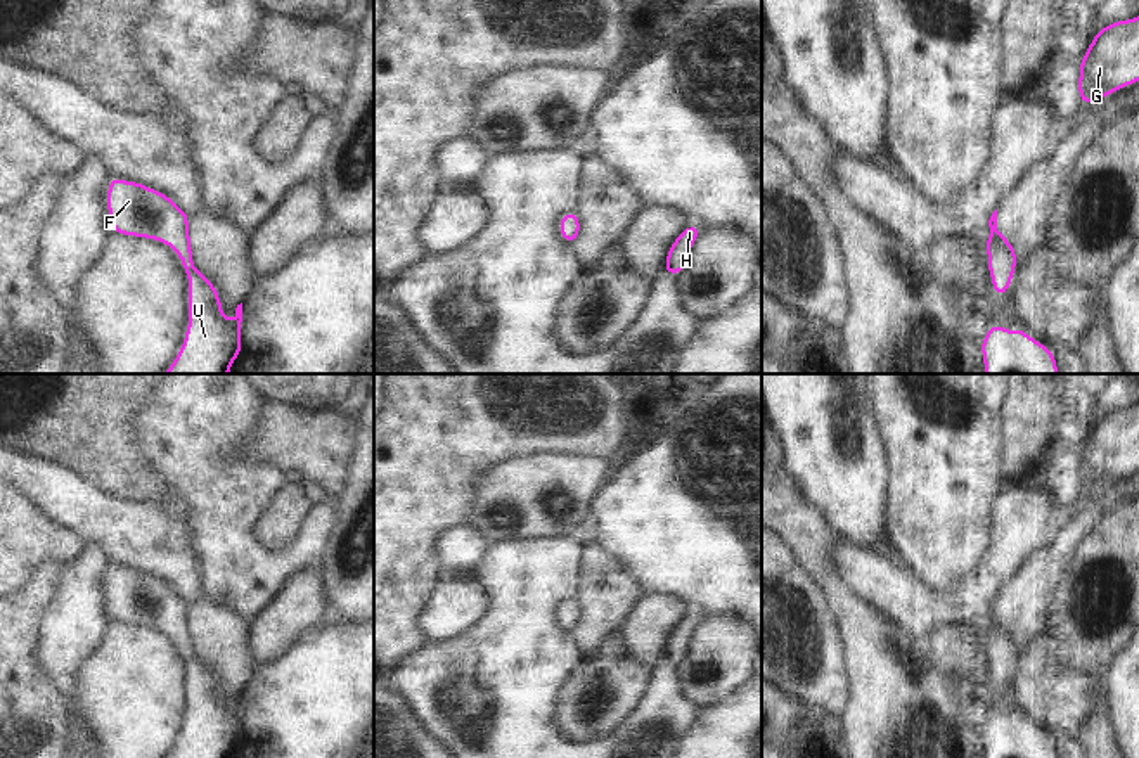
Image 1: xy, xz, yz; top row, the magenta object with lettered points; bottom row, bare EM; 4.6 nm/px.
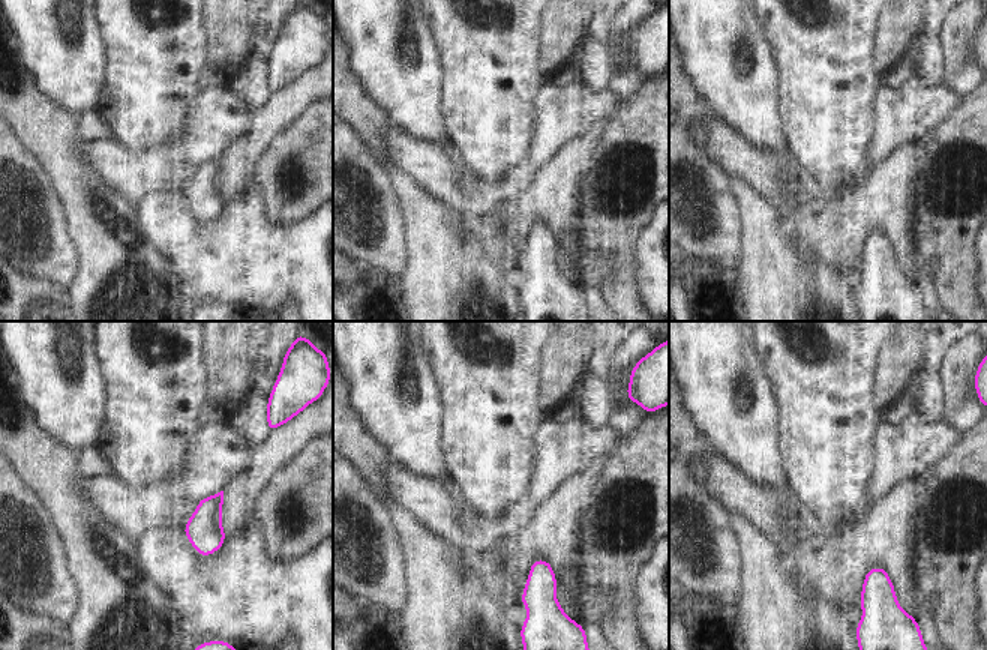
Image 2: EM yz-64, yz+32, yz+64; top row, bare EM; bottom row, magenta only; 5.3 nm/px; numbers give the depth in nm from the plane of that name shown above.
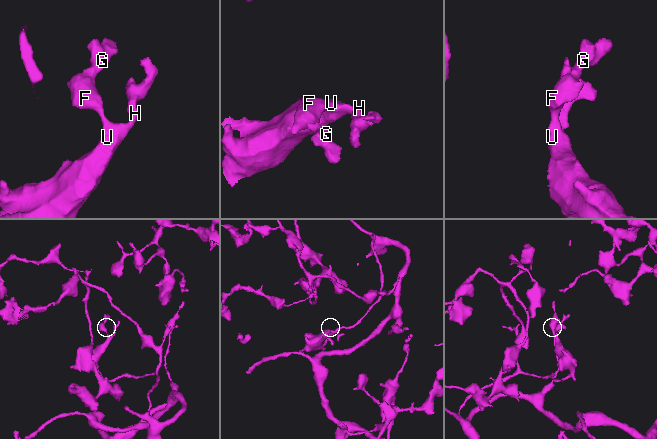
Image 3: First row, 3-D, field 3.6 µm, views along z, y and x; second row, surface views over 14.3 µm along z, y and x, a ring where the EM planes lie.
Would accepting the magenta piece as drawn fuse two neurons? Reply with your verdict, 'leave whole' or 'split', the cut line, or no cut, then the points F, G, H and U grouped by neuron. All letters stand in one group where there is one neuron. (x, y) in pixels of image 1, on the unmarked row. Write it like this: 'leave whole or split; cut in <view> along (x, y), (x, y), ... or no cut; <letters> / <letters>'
leave whole; no cut; F G H U

